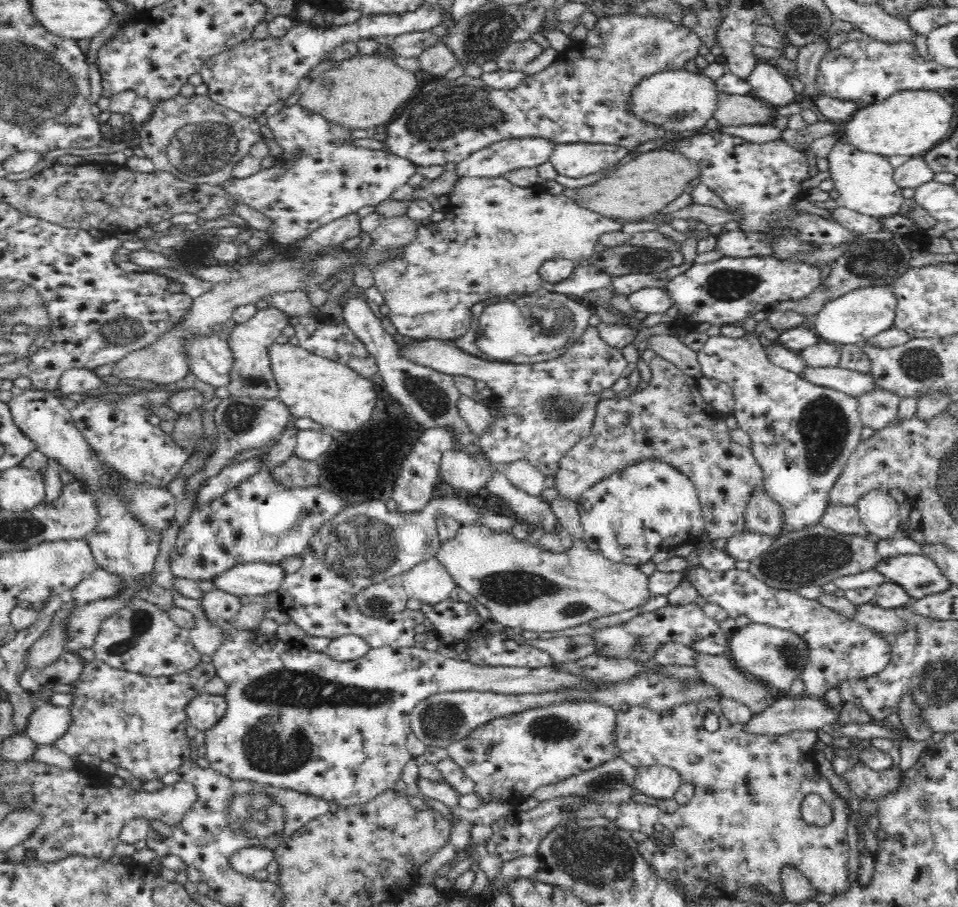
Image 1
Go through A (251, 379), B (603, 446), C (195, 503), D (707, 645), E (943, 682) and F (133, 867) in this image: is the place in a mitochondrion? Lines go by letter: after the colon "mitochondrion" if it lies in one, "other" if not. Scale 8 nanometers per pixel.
A: mitochondrion
B: other
C: other
D: other
E: mitochondrion
F: other

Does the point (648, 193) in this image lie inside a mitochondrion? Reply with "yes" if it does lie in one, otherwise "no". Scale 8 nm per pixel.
no

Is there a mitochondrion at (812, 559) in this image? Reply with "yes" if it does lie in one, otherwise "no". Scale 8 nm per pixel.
yes

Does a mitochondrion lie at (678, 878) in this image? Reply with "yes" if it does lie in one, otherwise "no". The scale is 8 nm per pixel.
no

